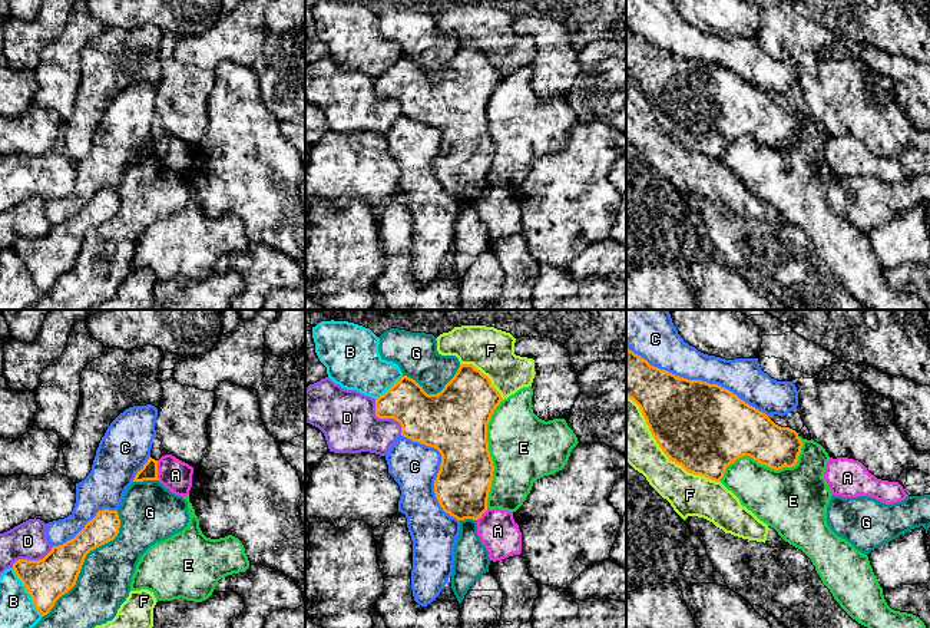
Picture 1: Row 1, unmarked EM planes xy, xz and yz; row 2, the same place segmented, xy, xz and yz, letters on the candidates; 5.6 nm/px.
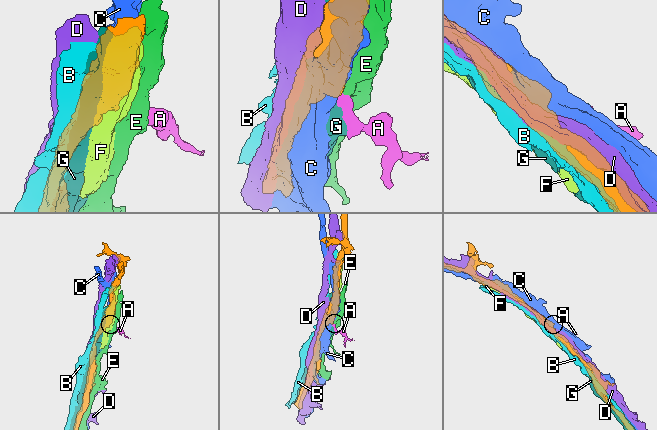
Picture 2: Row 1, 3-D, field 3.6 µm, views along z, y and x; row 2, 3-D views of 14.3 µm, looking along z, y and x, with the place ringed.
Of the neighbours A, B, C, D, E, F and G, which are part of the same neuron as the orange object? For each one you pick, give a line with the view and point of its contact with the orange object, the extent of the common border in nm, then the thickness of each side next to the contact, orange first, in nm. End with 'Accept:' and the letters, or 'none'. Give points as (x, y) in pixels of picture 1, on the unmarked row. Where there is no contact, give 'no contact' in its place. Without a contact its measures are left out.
Accept: none

